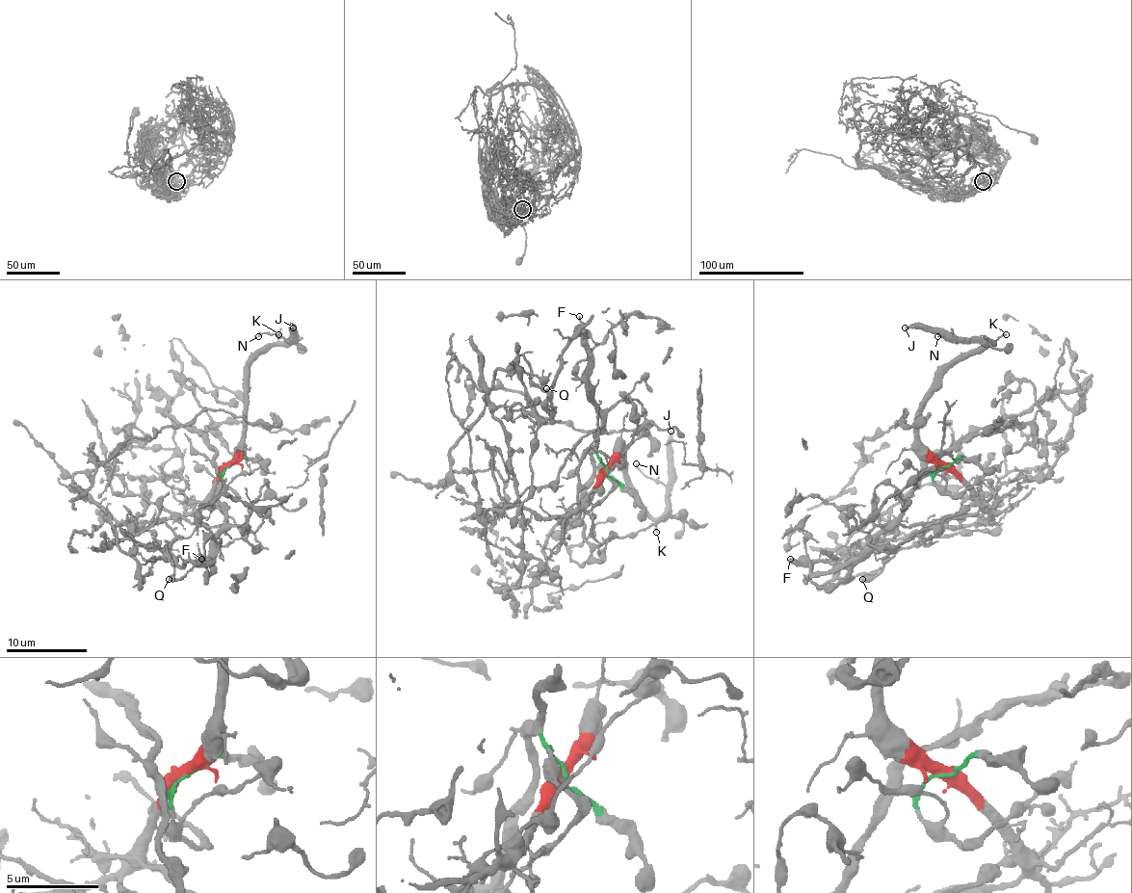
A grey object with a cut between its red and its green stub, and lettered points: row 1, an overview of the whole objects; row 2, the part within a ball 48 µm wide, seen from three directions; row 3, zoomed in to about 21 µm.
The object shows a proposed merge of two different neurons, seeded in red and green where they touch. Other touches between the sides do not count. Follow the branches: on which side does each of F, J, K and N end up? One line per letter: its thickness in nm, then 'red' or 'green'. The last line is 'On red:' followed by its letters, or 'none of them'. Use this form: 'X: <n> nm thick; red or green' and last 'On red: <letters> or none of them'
F: 110 nm thick; green
J: 280 nm thick; red
K: 150 nm thick; red
N: 160 nm thick; red
On red: J, K, N

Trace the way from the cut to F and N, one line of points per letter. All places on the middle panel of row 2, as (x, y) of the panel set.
F: (607, 471), (594, 436), (602, 427), (602, 410), (589, 382), (587, 342), (580, 333), (578, 315)
N: (607, 471), (622, 445), (624, 477), (637, 501), (657, 517), (665, 510), (665, 487), (643, 473), (637, 463)

